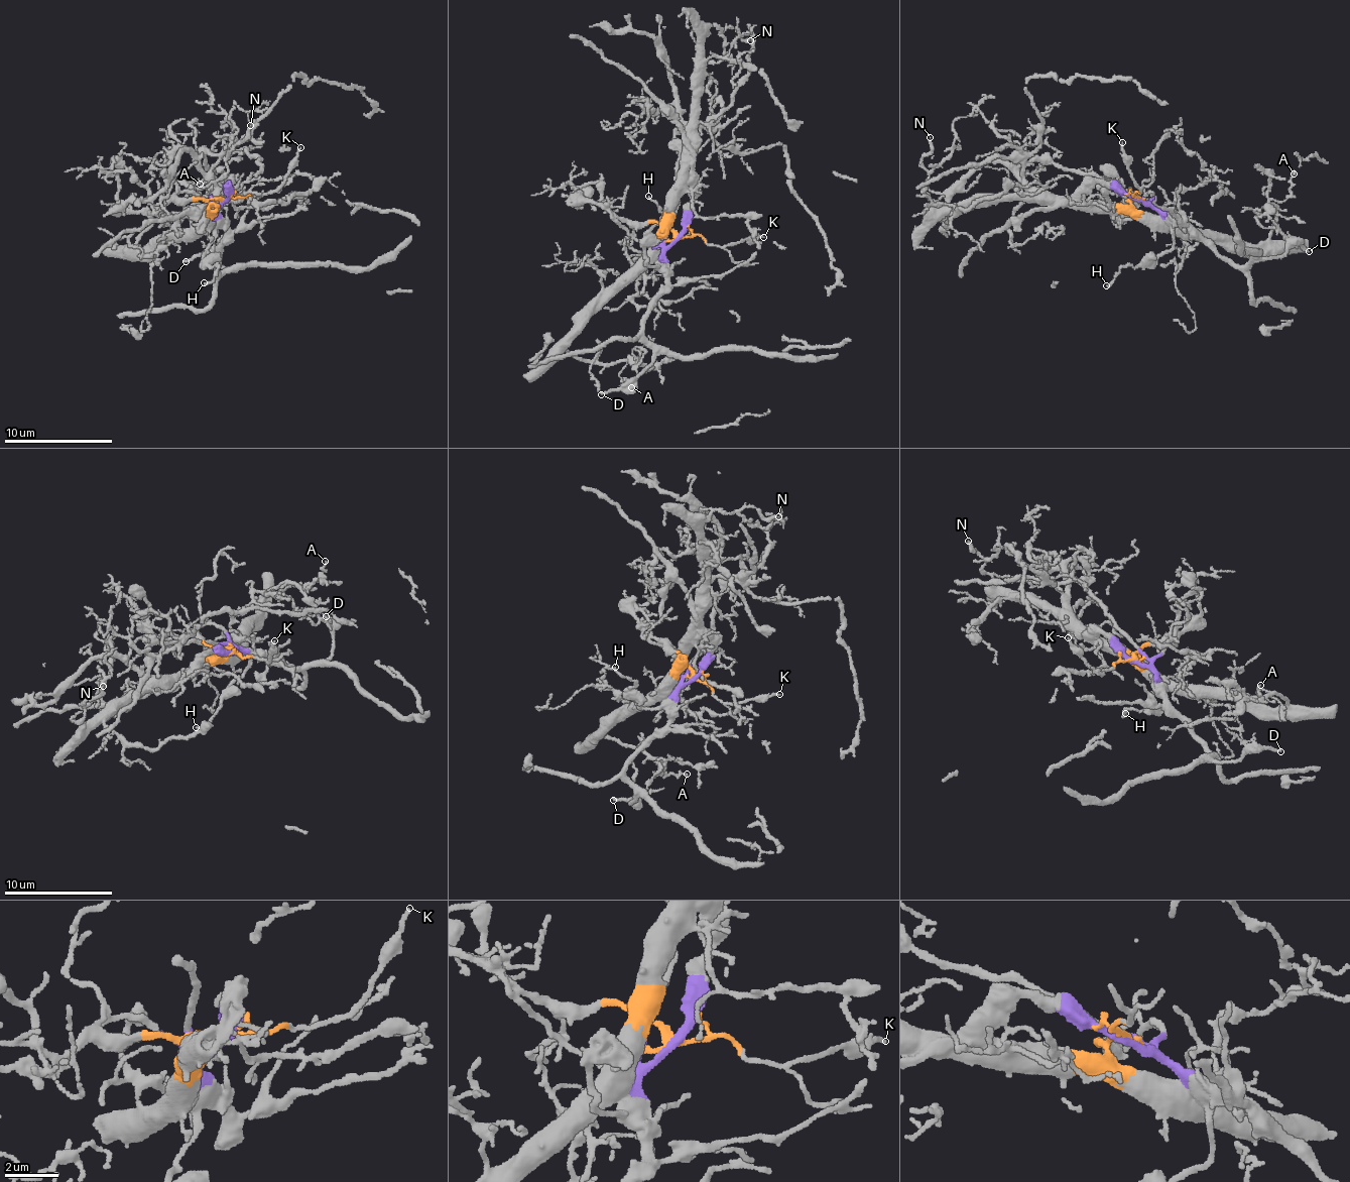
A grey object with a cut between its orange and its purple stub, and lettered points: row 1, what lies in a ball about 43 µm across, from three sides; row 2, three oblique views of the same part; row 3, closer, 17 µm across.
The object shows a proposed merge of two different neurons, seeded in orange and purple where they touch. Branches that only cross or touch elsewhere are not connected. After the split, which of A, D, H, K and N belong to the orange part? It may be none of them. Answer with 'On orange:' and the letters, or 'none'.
On orange: A, K, N

